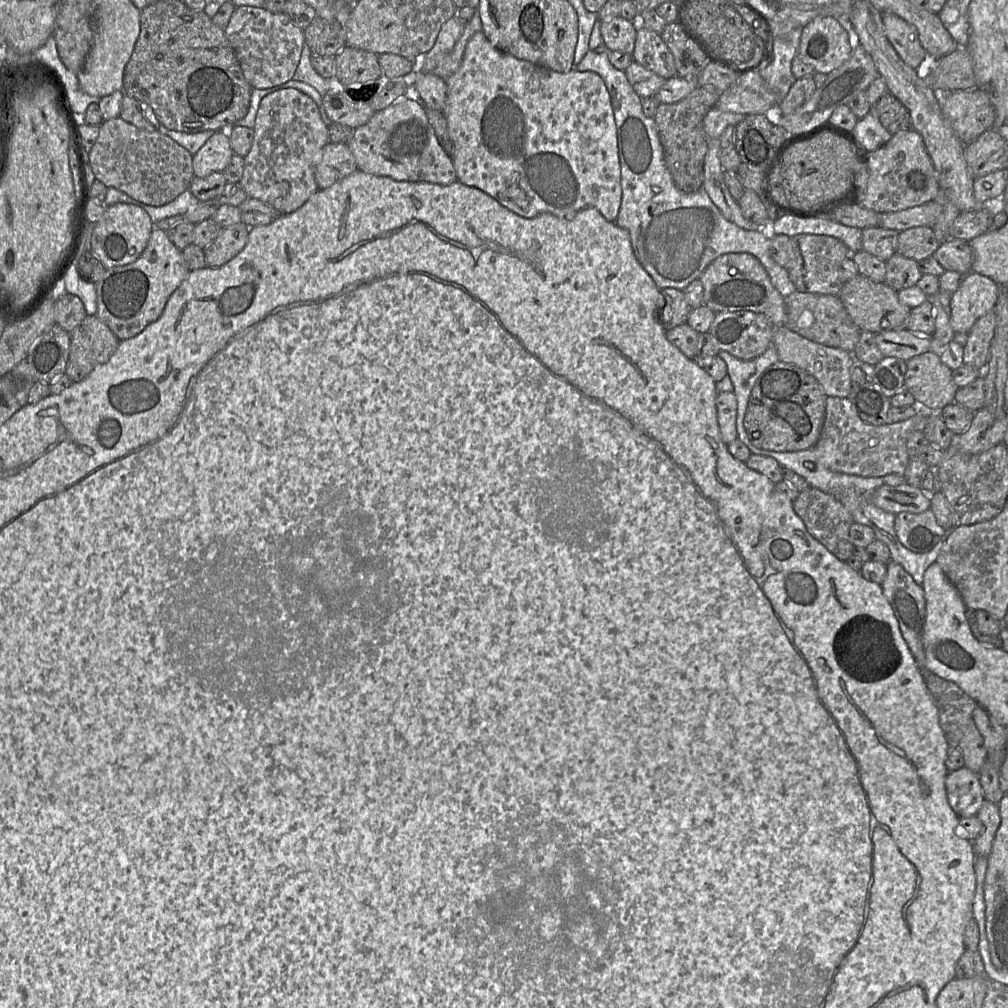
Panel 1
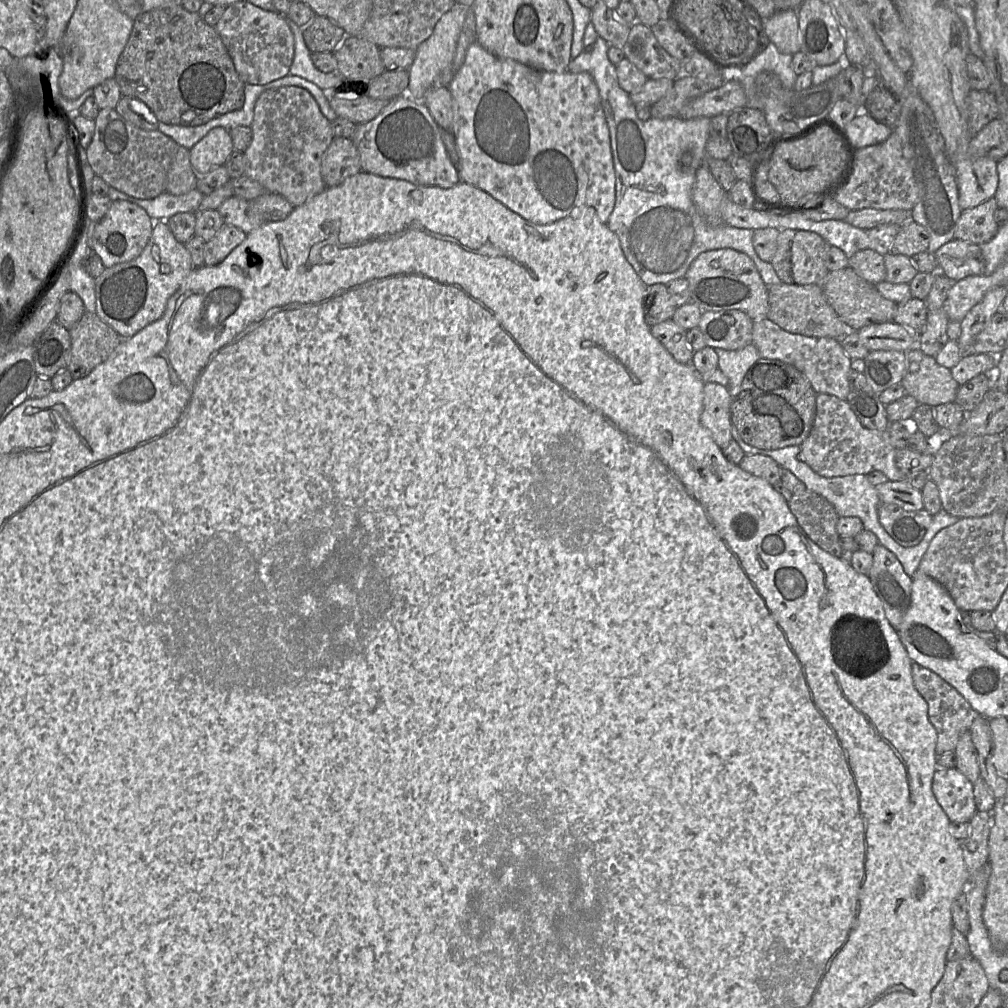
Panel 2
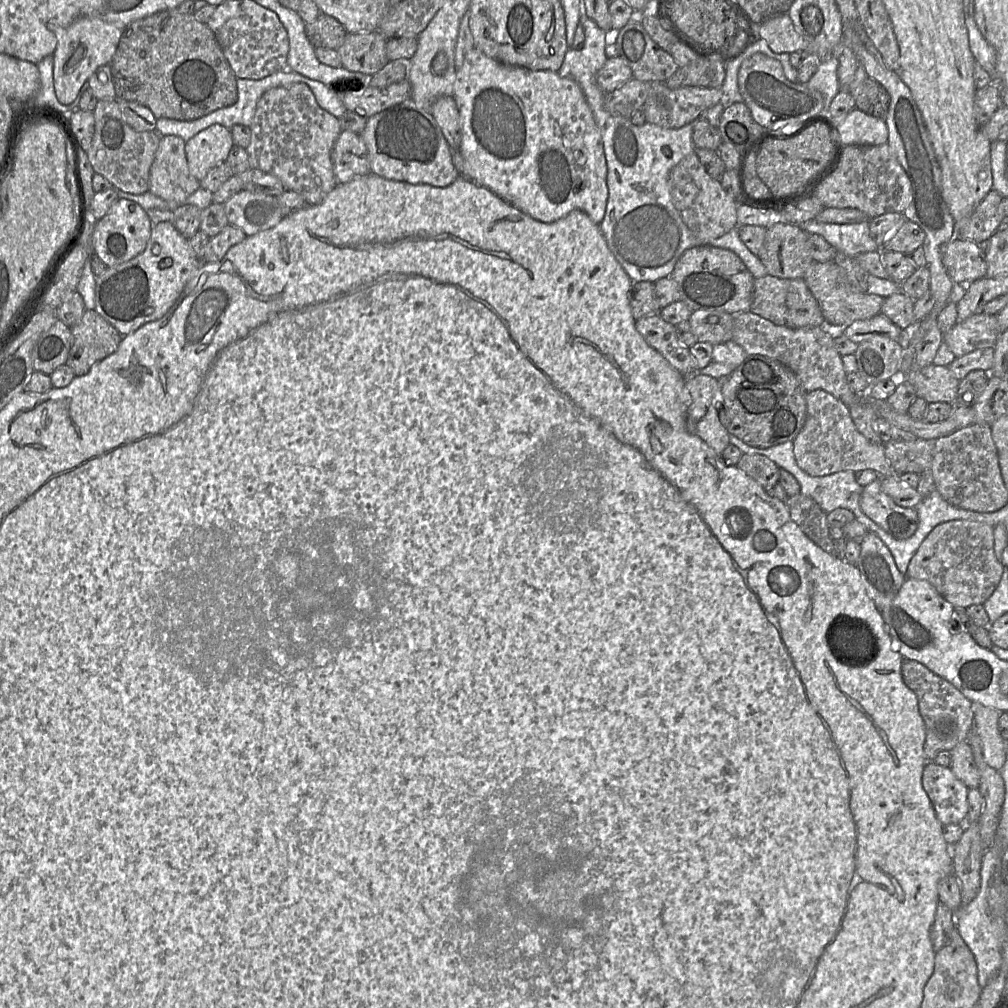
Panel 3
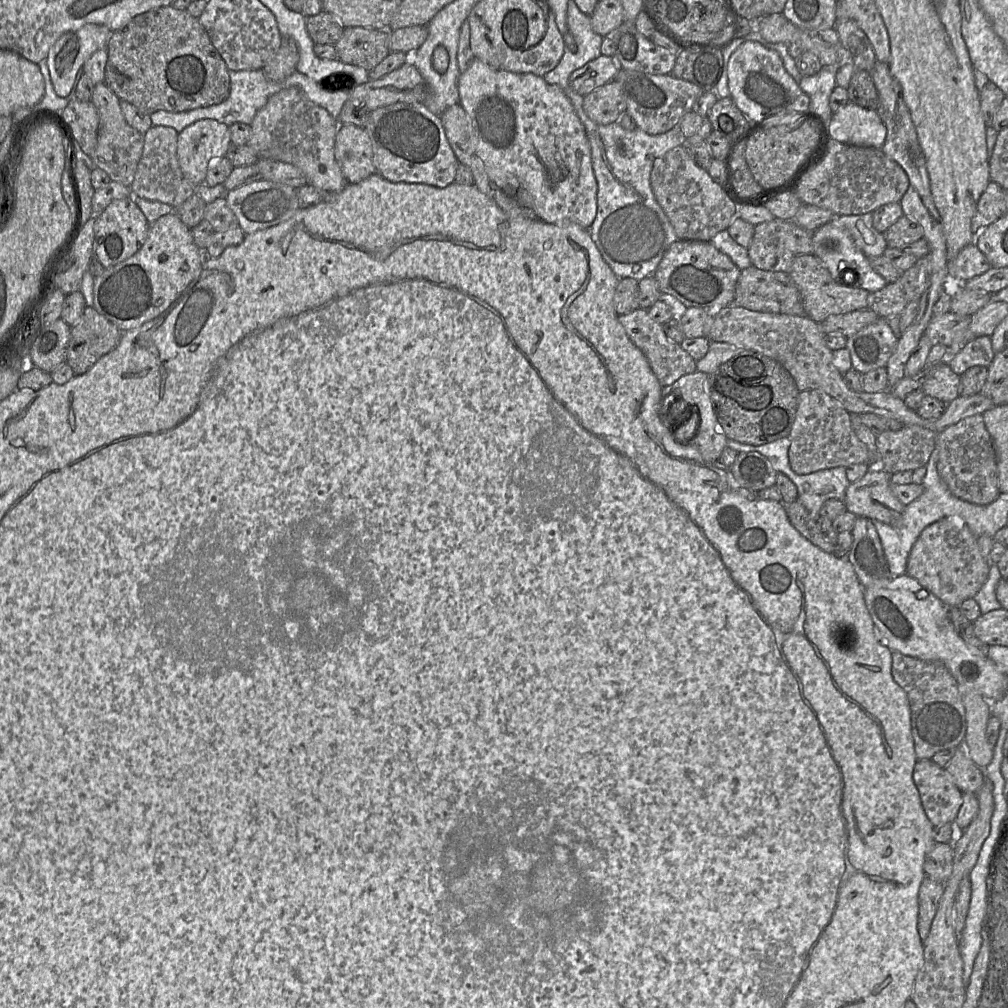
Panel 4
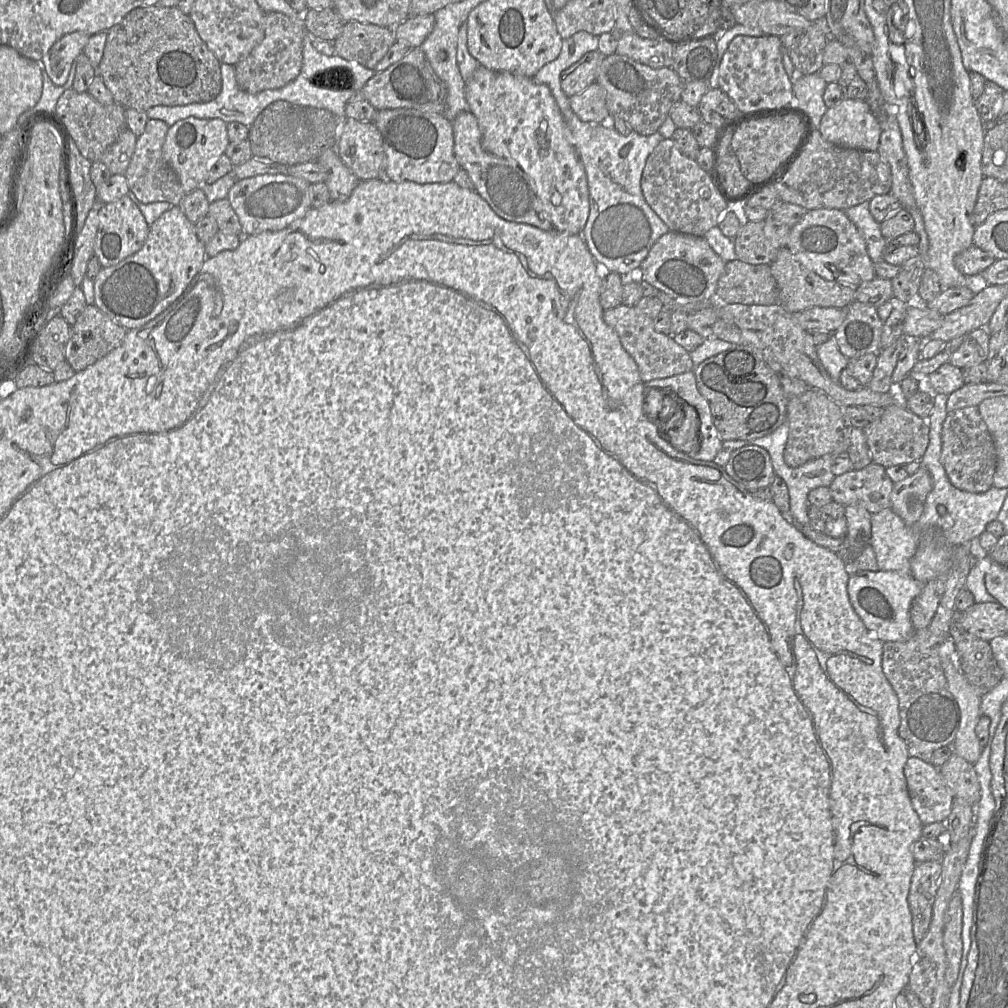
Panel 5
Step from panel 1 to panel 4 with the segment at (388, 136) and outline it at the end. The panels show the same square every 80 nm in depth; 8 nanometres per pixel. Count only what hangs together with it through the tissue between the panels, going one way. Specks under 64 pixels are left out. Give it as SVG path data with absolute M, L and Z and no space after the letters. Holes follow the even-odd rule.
M396 103L381 107L370 113L368 123L363 127L373 145L376 174L394 183L425 184L447 187L454 183L459 161L447 139L440 116L432 113L421 103Z

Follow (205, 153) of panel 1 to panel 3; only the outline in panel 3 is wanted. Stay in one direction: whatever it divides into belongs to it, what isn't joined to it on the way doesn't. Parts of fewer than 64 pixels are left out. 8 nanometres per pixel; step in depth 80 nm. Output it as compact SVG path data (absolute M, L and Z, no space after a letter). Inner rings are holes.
M213 124L185 142L185 153L189 172L198 181L209 170L226 161L234 146L231 130Z

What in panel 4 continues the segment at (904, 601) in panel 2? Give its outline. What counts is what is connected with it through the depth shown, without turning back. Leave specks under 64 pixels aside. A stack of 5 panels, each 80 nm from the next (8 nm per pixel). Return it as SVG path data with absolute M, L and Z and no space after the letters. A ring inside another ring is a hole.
M857 517L851 531L853 542L846 558L863 587L892 577L883 547L873 522Z

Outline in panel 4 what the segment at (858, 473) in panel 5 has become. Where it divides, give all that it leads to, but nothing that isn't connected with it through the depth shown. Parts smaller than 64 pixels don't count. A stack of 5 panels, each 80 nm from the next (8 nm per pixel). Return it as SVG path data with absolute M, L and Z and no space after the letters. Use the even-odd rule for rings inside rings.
M872 468L861 479L850 483L843 500L846 509L857 517L888 525L899 523L906 506L893 494L889 476L881 468Z

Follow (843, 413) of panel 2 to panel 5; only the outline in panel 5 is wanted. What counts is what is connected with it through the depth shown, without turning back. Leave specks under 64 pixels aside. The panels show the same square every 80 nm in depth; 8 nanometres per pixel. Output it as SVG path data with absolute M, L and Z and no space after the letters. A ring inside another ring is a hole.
M809 389L798 396L790 396L787 406L789 437L784 450L785 463L792 468L809 460L846 453L848 427L843 418L843 407L836 404L824 392Z

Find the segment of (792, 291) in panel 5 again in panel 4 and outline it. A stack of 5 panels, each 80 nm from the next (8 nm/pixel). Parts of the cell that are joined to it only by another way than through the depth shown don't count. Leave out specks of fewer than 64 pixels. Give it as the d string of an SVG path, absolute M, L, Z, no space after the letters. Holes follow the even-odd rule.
M814 255L795 256L788 273L799 289L805 310L804 316L815 322L821 323L830 315L844 314L869 307L870 293L868 291L851 287L847 273L842 282L837 281L824 263Z

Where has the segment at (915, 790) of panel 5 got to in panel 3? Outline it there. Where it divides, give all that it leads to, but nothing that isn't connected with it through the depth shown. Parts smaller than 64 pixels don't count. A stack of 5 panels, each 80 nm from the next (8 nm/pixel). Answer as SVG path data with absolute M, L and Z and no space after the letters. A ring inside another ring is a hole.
M928 761L922 774L922 786L933 805L937 819L943 825L966 825L969 788L949 767Z

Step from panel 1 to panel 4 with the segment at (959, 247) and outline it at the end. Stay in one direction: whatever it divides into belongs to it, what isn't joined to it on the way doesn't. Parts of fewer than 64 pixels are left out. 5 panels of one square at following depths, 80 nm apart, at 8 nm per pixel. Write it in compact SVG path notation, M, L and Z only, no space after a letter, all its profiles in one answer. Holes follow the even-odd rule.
M975 242L965 246L957 256L948 262L948 273L961 281L985 273L991 267L989 261Z

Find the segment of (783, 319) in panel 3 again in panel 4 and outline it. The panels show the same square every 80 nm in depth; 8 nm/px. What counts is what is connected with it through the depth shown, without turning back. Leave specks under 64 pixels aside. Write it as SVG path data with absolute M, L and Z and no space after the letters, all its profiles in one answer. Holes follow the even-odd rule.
M750 266L741 270L735 287L734 306L751 311L804 316L803 301L792 277L786 272L774 272Z

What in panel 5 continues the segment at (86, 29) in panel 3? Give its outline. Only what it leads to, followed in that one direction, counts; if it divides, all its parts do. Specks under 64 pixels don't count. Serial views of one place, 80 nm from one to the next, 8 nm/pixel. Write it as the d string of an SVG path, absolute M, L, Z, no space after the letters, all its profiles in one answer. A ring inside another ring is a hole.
M83 32L66 34L42 57L41 62L56 86L65 85L74 61L83 52L90 36Z

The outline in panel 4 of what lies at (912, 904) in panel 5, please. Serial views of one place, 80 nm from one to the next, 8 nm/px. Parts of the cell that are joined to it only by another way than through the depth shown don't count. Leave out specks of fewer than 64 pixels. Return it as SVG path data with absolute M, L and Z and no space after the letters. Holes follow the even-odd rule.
M925 877L921 883L918 903L918 932L924 942L930 932L933 919L936 915L940 899L942 897L944 885L929 877Z

